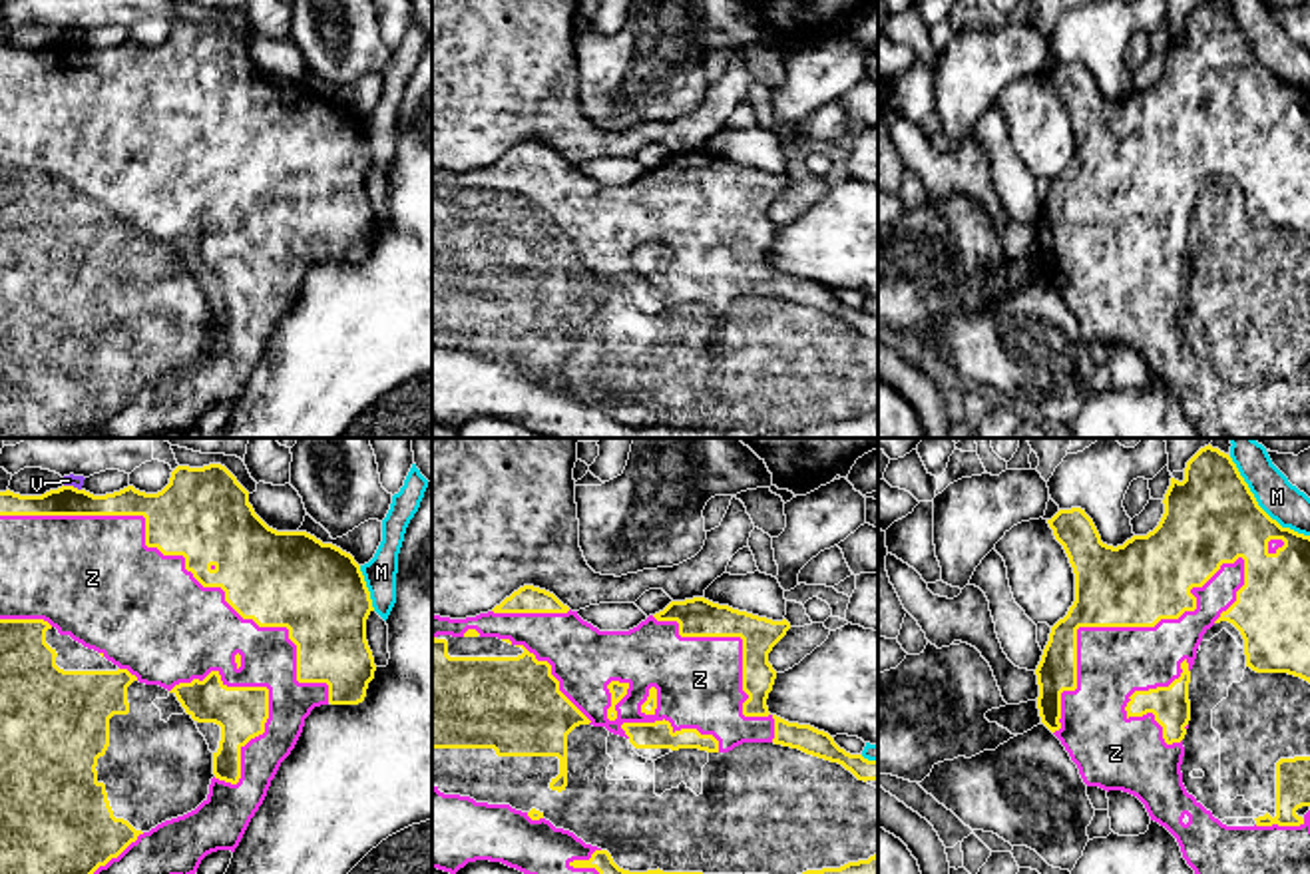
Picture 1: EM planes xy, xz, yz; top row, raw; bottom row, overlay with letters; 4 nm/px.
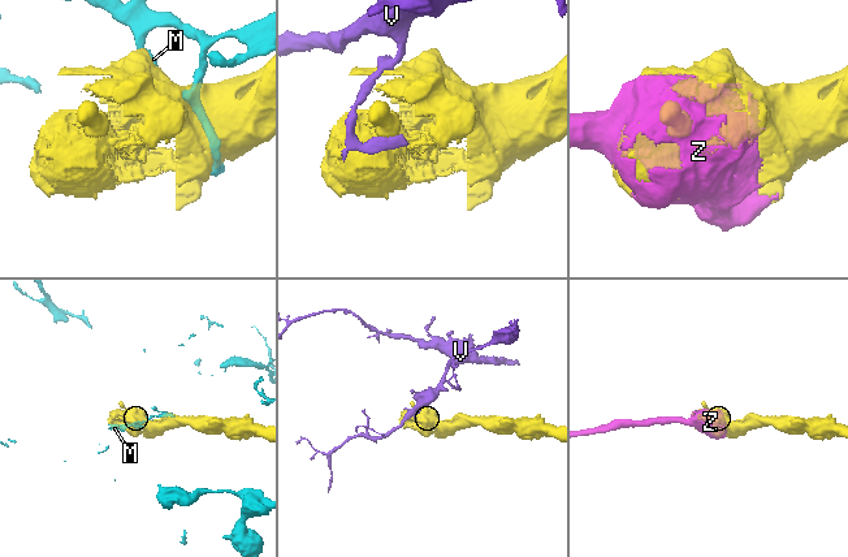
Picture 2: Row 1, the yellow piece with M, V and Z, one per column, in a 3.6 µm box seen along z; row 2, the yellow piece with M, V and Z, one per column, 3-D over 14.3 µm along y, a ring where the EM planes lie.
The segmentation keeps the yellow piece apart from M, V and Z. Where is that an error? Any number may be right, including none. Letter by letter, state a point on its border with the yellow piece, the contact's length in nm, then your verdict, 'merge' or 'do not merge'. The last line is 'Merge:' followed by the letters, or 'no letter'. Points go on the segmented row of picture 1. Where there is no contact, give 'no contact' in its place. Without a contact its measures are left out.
M: yz (1259, 506) | 460 nm | do not merge
V: xy (72, 486) | 80 nm | do not merge
Z: xy (186, 562) | 1550 nm | merge
Merge: Z

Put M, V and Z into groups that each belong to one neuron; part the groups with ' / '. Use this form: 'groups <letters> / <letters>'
groups M / V / Z

